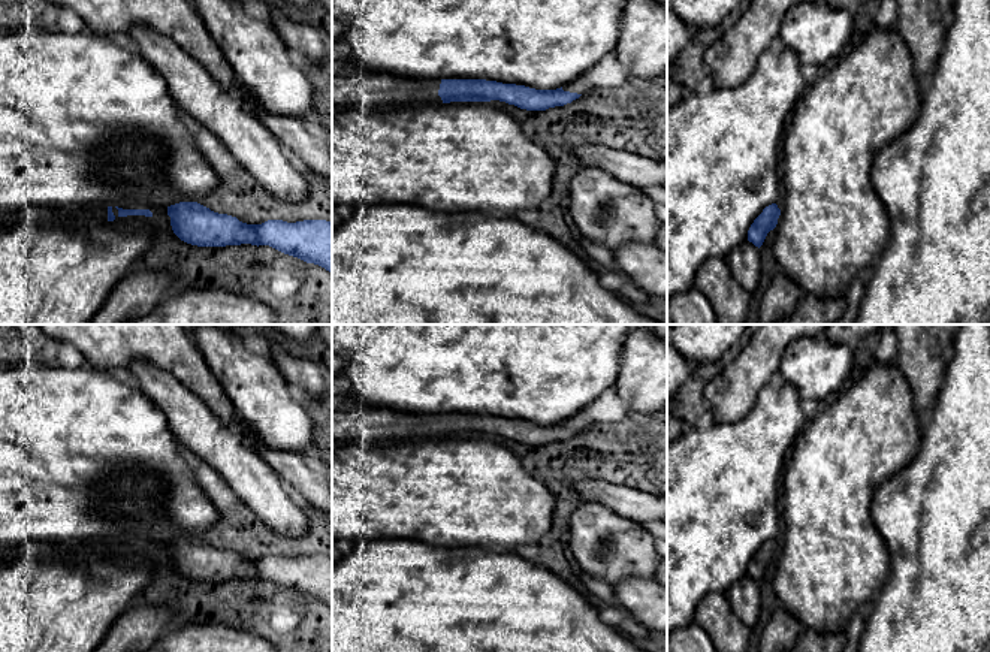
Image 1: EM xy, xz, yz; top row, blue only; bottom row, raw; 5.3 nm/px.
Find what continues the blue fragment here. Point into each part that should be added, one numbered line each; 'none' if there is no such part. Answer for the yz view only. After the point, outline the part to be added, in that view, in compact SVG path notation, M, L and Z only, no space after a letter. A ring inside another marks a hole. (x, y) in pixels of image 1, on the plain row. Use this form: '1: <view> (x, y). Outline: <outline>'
none

